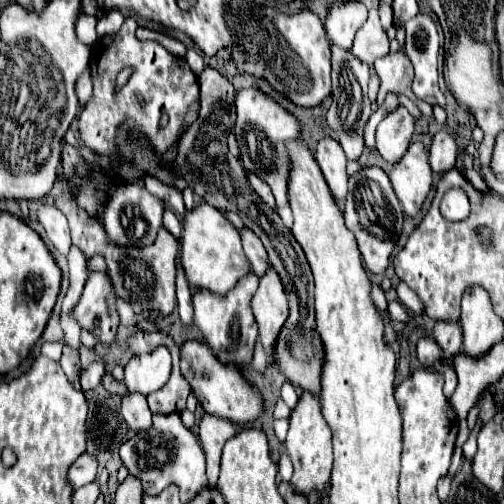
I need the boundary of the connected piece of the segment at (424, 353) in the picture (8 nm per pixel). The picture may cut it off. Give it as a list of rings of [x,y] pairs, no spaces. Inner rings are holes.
[[[422,337],[416,343],[416,353],[418,353],[420,363],[426,365],[426,367],[430,367],[434,361],[440,361],[442,359],[442,355],[438,355],[438,345],[430,337]]]

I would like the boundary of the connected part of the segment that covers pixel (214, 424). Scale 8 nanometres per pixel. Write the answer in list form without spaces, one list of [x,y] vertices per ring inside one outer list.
[[[204,415],[198,425],[198,441],[206,455],[206,477],[210,485],[216,485],[220,473],[220,455],[224,443],[234,437],[238,427],[232,421],[226,421],[216,415]]]

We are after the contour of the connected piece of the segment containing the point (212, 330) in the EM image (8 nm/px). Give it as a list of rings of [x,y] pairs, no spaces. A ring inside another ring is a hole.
[[[250,273],[224,297],[216,297],[208,291],[196,291],[192,295],[194,323],[202,331],[206,345],[212,349],[212,353],[222,363],[236,365],[238,369],[250,365],[256,337],[258,337],[258,327],[254,327],[254,315],[252,315],[252,307],[250,307],[250,301],[252,301],[256,287],[258,287],[258,277],[254,273]]]

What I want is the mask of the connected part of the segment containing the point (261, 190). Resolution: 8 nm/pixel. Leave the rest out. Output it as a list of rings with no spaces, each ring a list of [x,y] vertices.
[[[248,173],[248,181],[250,181],[250,185],[252,185],[252,189],[274,209],[276,207],[276,201],[274,201],[274,195],[272,195],[272,191],[270,191],[270,187],[258,177],[258,175],[254,175],[254,173]]]

